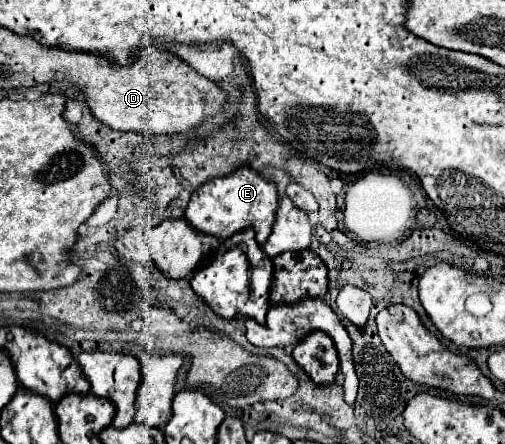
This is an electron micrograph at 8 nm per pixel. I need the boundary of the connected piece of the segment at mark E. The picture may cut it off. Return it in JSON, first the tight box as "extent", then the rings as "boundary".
{"extent":[185,169,279,245],"boundary":[[[239,169],[237,173],[231,173],[229,177],[223,177],[223,179],[219,177],[199,187],[189,201],[185,219],[195,231],[213,235],[217,239],[229,239],[231,235],[251,227],[255,231],[257,243],[263,245],[265,239],[271,235],[277,205],[279,205],[279,199],[277,199],[277,189],[273,183],[267,183],[253,169]]]}

